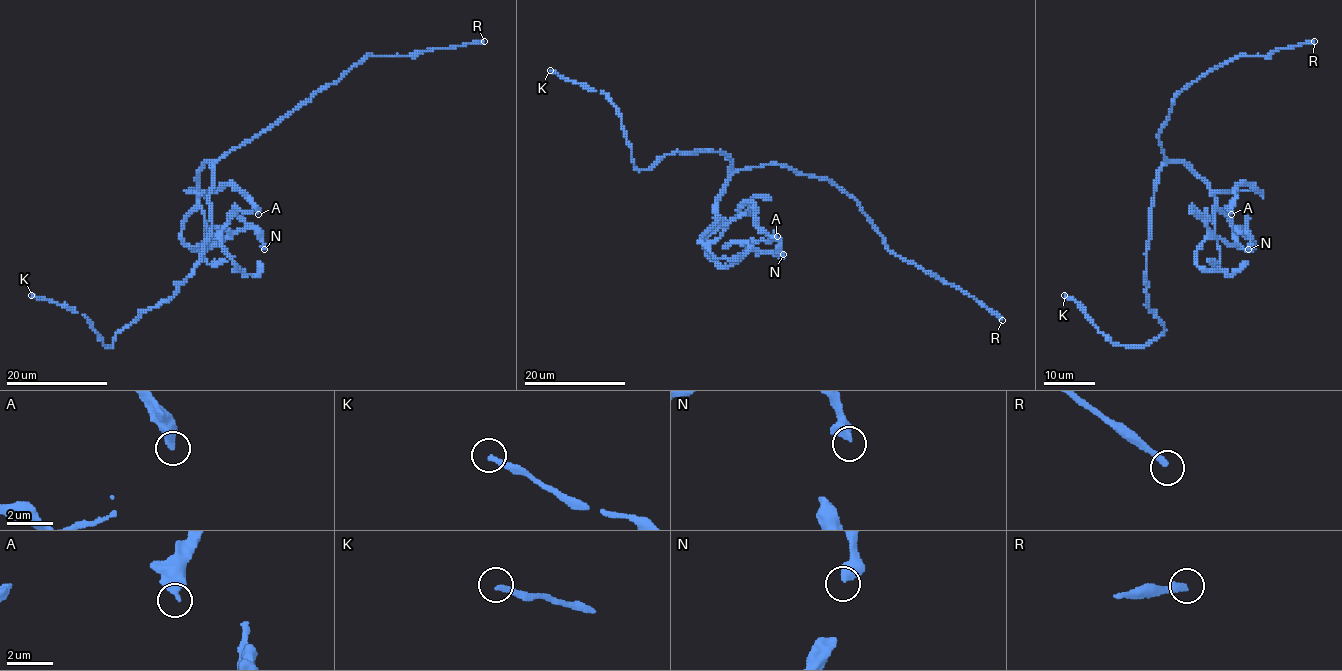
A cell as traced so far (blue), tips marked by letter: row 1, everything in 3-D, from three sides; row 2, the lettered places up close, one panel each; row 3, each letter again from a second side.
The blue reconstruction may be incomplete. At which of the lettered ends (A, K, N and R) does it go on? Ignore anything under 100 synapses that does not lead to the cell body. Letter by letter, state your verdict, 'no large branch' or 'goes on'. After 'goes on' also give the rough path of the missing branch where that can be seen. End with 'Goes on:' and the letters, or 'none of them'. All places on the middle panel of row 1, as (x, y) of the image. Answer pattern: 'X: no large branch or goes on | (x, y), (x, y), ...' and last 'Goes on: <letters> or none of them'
A: no large branch
K: no large branch
N: no large branch
R: goes on
Goes on: R

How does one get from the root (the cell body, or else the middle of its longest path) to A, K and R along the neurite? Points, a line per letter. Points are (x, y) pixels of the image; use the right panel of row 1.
A: (1160, 172), (1167, 163), (1184, 162), (1212, 194), (1251, 190), (1261, 192), (1242, 183), (1237, 188), (1231, 214)
K: (1160, 172), (1147, 247), (1147, 305), (1162, 322), (1165, 331), (1144, 346), (1114, 345), (1073, 299), (1064, 295)
R: (1160, 172), (1166, 159), (1158, 134), (1173, 98), (1186, 86), (1239, 55), (1270, 55), (1279, 49), (1314, 41)

